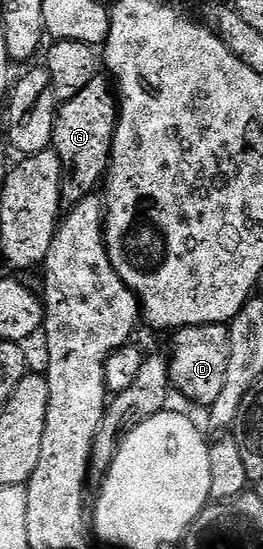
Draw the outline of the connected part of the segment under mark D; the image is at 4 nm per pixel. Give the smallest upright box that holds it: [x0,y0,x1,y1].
[169,324,229,407]

